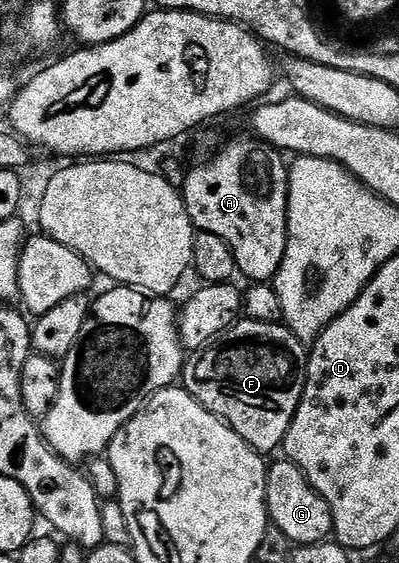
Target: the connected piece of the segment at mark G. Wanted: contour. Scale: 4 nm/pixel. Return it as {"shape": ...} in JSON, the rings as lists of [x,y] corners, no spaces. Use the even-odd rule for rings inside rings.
{"shape":[[[280,457],[276,464],[268,467],[266,501],[271,526],[276,527],[296,547],[322,543],[333,538],[332,510],[328,502],[316,492],[308,479],[287,457]]]}

